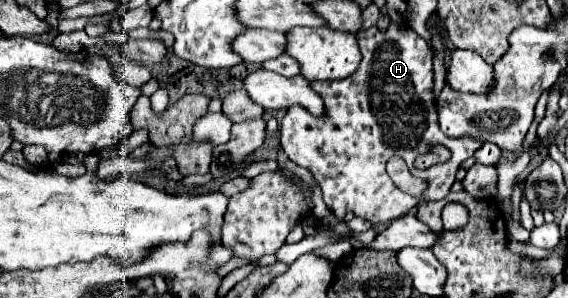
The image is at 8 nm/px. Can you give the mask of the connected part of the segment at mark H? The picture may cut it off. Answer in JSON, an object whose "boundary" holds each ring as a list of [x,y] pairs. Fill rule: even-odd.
{"boundary":[[[389,24],[387,32],[379,32],[377,28],[367,28],[361,34],[357,34],[359,46],[361,46],[361,66],[357,74],[345,78],[345,80],[329,80],[329,82],[313,82],[313,90],[325,98],[325,108],[329,110],[329,118],[313,118],[307,110],[301,110],[299,106],[293,106],[293,110],[287,110],[283,122],[281,122],[281,148],[285,150],[287,158],[295,162],[297,166],[307,168],[315,182],[323,190],[325,204],[333,210],[333,214],[343,220],[345,212],[353,212],[369,220],[373,225],[387,224],[389,220],[405,216],[411,208],[415,208],[421,200],[441,200],[449,194],[457,168],[471,158],[485,140],[481,138],[449,138],[441,132],[437,124],[437,106],[433,96],[433,52],[427,46],[427,42],[415,34],[411,28],[399,30],[395,24]],[[443,144],[451,150],[451,160],[433,166],[429,170],[423,170],[423,180],[429,182],[423,196],[409,196],[401,192],[393,180],[385,172],[385,164],[389,158],[399,156],[413,164],[415,156],[425,154],[429,146]]]}

